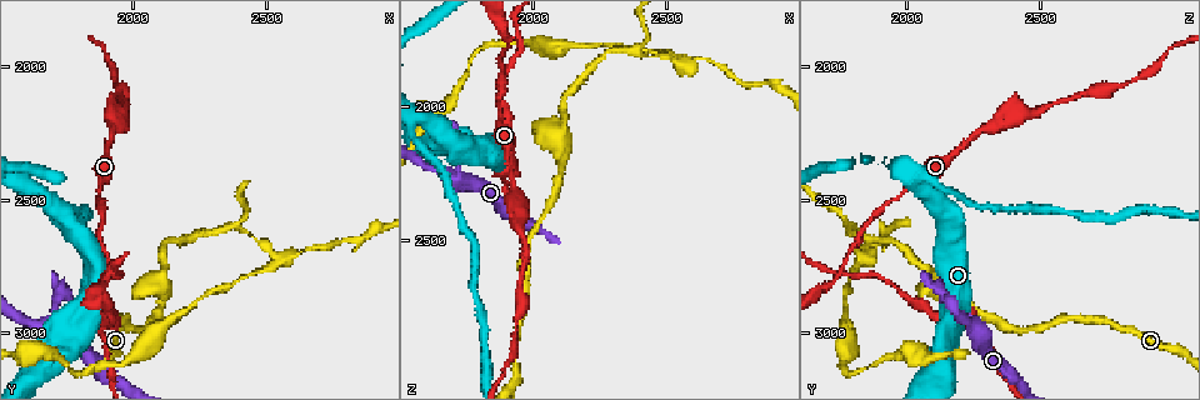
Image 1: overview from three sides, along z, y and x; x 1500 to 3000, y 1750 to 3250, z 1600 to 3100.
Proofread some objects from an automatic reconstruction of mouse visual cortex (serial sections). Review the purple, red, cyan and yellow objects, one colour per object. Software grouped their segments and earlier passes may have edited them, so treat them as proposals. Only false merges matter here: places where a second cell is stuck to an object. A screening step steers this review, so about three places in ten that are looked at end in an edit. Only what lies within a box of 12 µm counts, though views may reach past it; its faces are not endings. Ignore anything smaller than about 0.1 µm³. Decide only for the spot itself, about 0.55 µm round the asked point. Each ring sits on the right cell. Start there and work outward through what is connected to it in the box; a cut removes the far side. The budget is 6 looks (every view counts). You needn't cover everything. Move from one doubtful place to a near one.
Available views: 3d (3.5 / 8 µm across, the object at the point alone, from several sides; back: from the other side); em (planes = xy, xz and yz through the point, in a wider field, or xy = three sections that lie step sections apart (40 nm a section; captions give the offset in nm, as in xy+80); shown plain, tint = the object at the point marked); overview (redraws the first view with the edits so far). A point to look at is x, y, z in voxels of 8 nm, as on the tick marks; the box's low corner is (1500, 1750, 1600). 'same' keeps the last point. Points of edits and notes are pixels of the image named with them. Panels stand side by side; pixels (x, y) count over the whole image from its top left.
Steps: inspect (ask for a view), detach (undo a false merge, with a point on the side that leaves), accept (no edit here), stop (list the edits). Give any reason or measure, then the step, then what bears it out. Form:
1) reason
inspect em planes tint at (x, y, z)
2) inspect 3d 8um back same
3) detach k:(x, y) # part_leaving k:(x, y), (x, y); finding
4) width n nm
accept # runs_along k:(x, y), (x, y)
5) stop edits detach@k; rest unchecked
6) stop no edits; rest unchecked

narrows sharply
inspect 3d 3.5um at (1720, 3000, 2270)

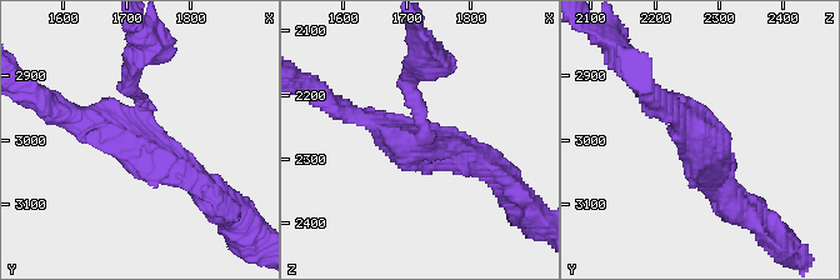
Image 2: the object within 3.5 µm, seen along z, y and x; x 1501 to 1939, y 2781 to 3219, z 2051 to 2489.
arms 3; arm_widths 100, 250, 350 nm; shape alone is not enough
inspect em xy step 1 tint at (1710, 3000, 2270)

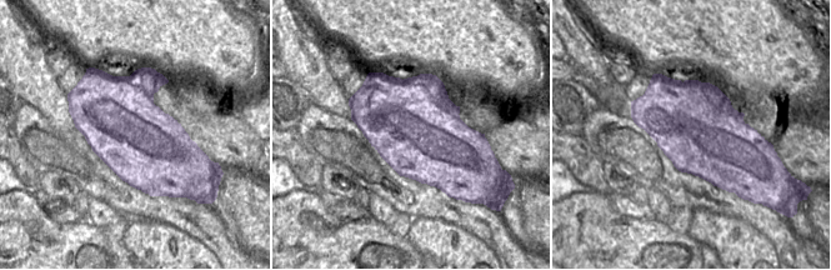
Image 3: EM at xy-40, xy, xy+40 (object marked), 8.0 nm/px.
detach 2:(416, 95) # part_leaving 2:(423, 131), (408, 74), (426, 45); two cells meet here

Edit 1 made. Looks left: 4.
inspect 3d 3.5um at (1920, 2760, 1750)

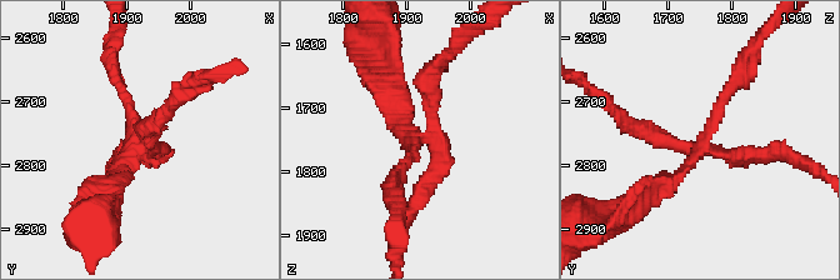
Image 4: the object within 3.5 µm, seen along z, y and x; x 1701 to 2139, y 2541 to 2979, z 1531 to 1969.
shape alone is not enough
inspect em planes tint at (1915, 2770, 1755)

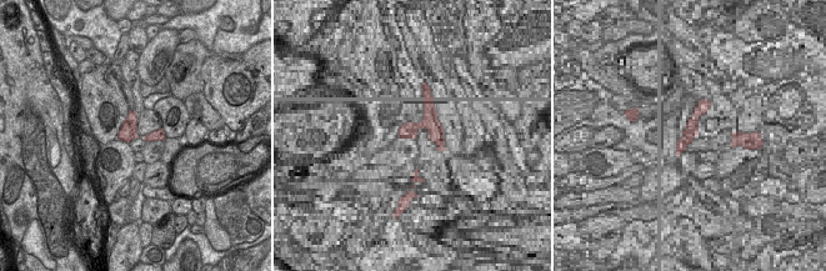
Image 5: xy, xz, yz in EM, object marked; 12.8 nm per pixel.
arm_widths 150, 200, 200, 250 nm
detach 4:(149, 143) # part_leaving 4:(429, 131), (444, 164), (406, 221); two cells meet here

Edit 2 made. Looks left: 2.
stop edits detach@2, detach@4; rest unchecked

